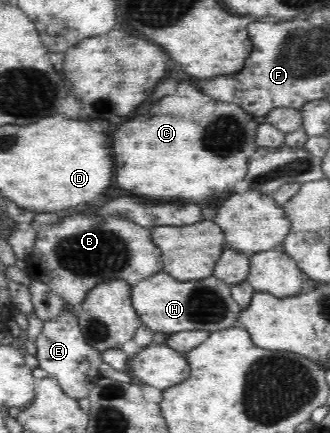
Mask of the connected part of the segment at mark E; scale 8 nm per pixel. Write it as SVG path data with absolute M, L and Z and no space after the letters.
M64 305L55 317L41 319L41 323L40 332L36 335L37 352L35 354L39 367L57 380L66 396L77 402L80 398L86 398L92 385L101 377L98 369L102 363L101 352L85 340L77 323L73 307Z

